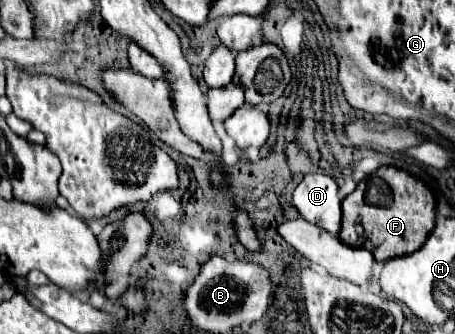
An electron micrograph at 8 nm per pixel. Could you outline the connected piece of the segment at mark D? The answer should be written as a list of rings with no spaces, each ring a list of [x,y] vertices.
[[[305,174],[293,192],[293,204],[301,218],[325,228],[331,234],[341,230],[339,186],[327,174]]]

